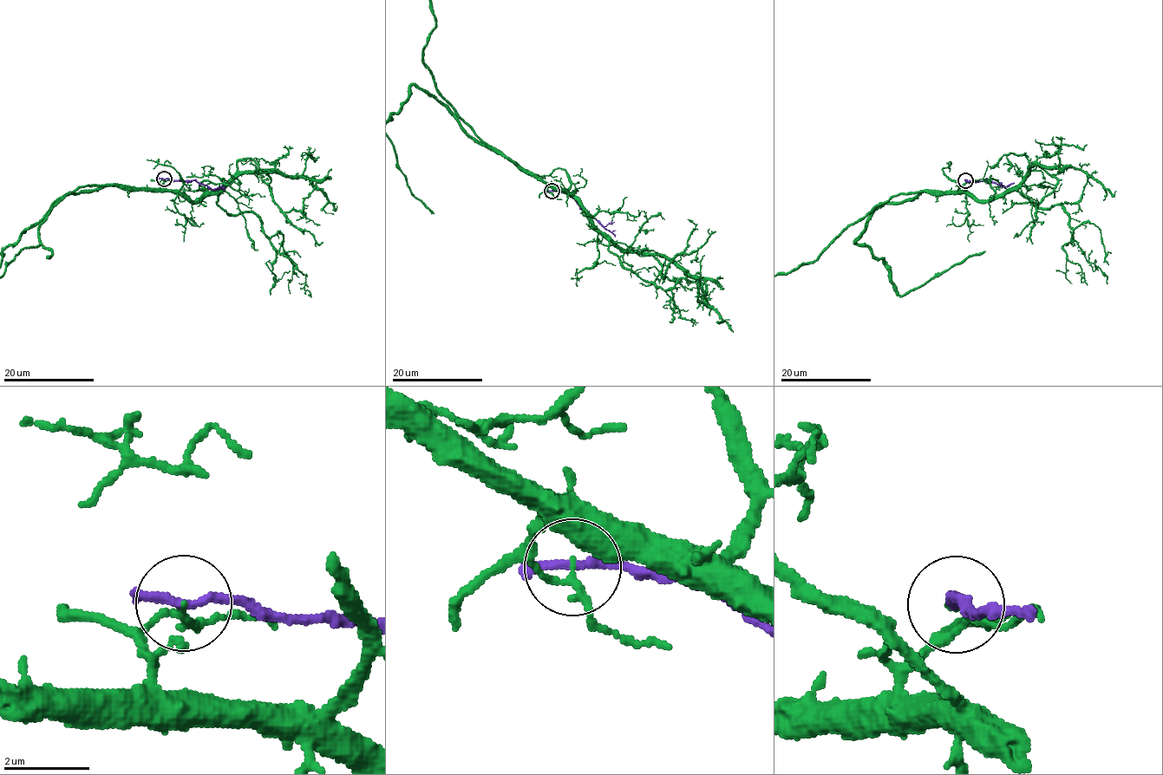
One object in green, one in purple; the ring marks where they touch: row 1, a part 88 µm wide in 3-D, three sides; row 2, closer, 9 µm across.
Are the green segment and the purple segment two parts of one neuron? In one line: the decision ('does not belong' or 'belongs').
does not belong

